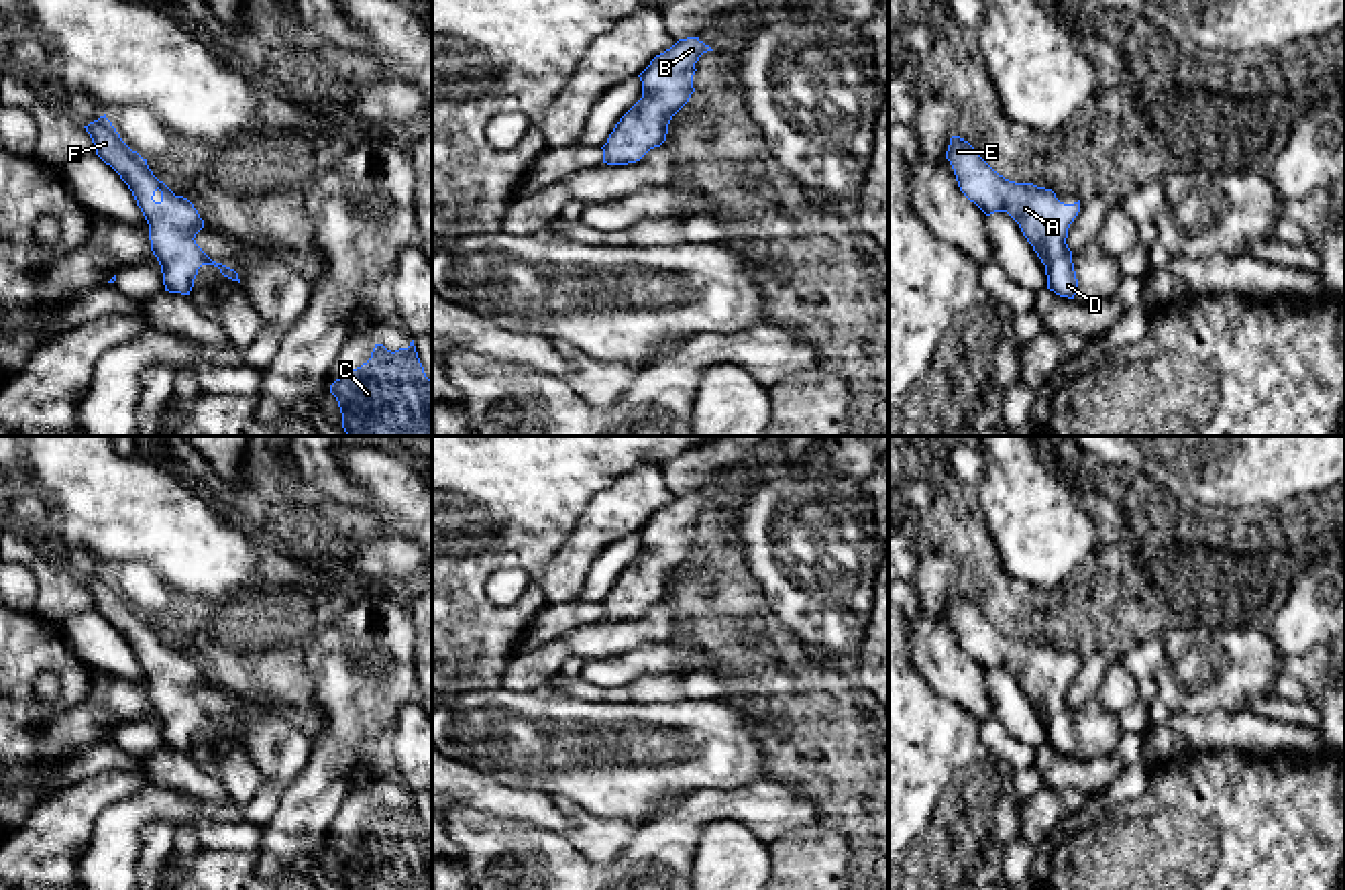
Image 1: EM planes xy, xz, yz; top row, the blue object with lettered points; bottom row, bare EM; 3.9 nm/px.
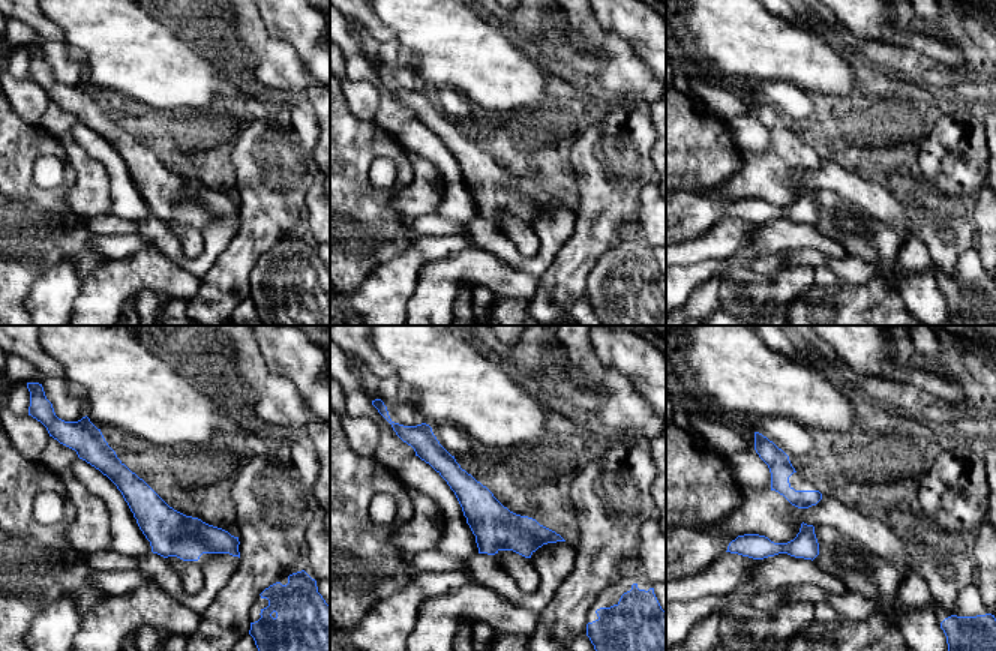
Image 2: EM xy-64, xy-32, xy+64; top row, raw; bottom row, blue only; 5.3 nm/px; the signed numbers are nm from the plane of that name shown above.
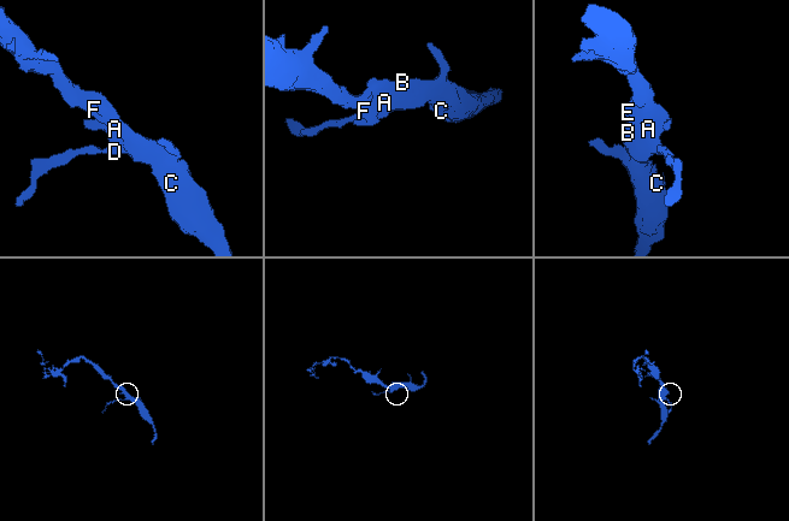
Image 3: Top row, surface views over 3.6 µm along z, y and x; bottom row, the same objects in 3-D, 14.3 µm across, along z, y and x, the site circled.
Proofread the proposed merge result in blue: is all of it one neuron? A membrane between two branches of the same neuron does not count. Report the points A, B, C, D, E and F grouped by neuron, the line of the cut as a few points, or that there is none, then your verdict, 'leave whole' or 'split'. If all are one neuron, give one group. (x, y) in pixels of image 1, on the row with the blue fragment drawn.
groups A B C D E F; cut none; leave whole

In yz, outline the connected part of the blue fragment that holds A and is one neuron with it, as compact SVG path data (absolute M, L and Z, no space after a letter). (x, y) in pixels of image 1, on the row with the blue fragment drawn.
M960 136L950 138L946 159L954 169L960 191L970 202L986 216L1007 212L1019 224L1045 265L1047 289L1074 299L1078 279L1066 238L1080 212L1080 200L1064 204L1052 189L1005 179Z

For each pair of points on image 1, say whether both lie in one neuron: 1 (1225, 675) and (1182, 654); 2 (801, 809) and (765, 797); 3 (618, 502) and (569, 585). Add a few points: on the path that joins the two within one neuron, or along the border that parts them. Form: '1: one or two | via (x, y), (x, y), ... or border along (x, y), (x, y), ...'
1: one | via (1215, 671), (1205, 671), (1193, 658)
2: one | via (793, 809), (773, 805)
3: one | via (604, 522), (569, 565)

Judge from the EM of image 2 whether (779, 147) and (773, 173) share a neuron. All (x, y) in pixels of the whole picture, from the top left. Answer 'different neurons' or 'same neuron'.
different neurons

